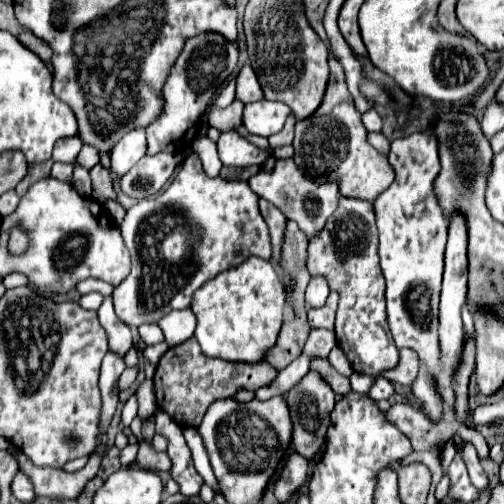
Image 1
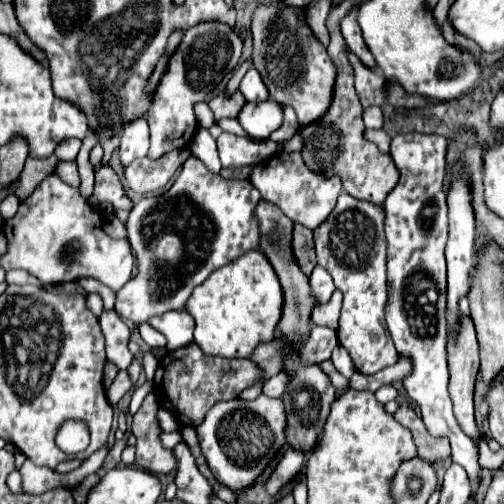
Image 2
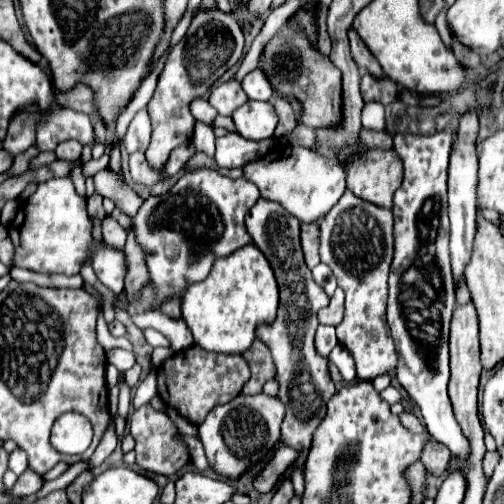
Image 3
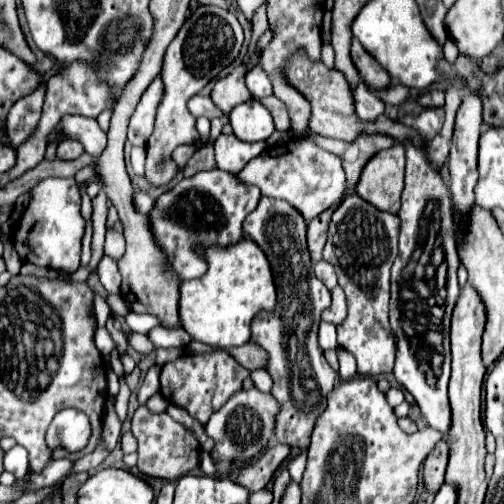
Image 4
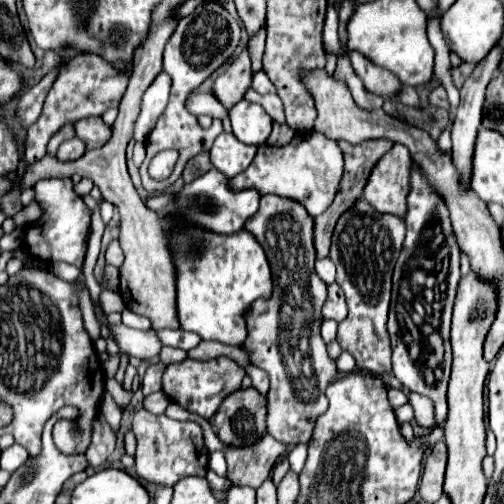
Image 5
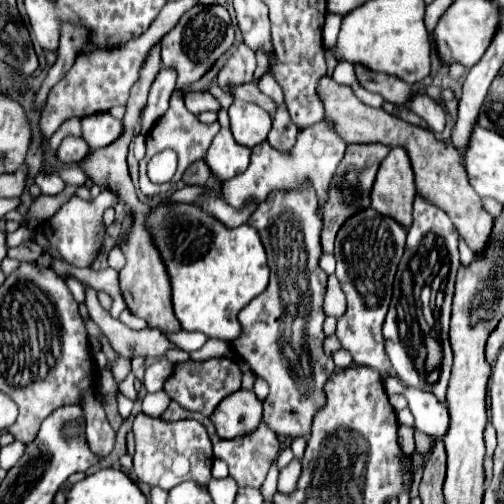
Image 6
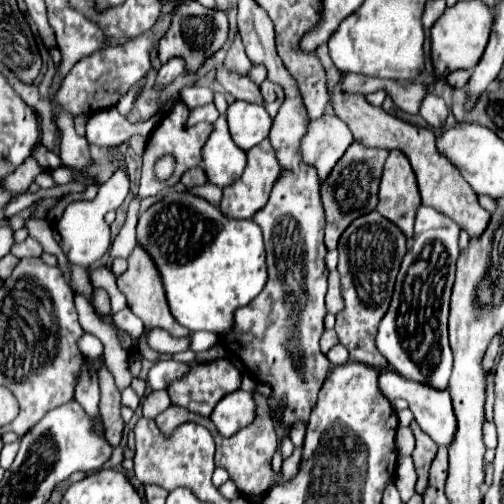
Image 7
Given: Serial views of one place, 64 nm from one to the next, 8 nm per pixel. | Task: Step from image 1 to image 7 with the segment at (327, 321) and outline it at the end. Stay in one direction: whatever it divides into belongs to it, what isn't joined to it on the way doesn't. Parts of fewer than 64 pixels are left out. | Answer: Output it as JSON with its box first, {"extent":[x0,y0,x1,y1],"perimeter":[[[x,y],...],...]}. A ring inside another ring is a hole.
{"extent":[326,270,344,314],"perimeter":[[[332,270],[328,276],[328,294],[326,294],[326,310],[330,314],[338,314],[344,308],[344,300],[340,294],[340,274]]]}

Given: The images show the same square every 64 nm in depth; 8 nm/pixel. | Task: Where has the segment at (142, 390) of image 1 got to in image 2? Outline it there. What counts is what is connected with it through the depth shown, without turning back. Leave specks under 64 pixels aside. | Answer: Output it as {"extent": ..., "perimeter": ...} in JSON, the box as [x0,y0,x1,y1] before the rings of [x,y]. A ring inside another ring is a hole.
{"extent":[132,396,176,474],"perimeter":[[[146,396],[140,410],[132,416],[132,434],[136,436],[136,464],[152,474],[168,474],[176,468],[176,456],[160,442],[156,396]]]}

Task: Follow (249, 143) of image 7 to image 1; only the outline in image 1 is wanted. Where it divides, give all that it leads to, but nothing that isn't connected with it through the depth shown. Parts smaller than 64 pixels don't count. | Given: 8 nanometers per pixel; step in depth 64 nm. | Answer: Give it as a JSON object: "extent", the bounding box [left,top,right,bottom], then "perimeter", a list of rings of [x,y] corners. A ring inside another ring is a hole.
{"extent":[242,100,290,138],"perimeter":[[[260,100],[244,106],[242,124],[250,134],[268,138],[270,134],[276,134],[282,130],[288,114],[290,114],[290,108],[284,102]]]}

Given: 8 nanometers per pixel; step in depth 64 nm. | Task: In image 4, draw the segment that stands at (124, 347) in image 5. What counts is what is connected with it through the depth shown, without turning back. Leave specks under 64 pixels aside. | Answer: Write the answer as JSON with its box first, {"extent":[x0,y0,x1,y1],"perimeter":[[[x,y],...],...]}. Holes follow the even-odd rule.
{"extent":[124,330,156,356],"perimeter":[[[124,330],[124,334],[126,334],[126,340],[128,340],[128,344],[138,352],[138,354],[142,354],[142,356],[148,356],[148,354],[152,354],[156,348],[154,348],[154,344],[150,342],[150,338],[148,338],[148,334],[140,334],[140,332],[132,332],[132,330]]]}

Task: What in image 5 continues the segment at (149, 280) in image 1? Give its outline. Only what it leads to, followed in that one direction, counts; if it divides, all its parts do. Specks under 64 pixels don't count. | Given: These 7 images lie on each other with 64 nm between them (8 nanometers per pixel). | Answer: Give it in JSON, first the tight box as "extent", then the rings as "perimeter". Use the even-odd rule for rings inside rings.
{"extent":[170,168,260,234],"perimeter":[[[212,168],[204,176],[196,178],[190,184],[184,184],[178,190],[178,200],[170,208],[170,212],[176,214],[176,218],[186,218],[192,224],[198,224],[206,230],[212,230],[218,234],[234,234],[242,230],[244,222],[258,210],[258,202],[260,202],[260,194],[256,190],[244,190],[238,194],[230,192],[228,178],[222,176],[222,172],[218,172],[216,168]]]}

